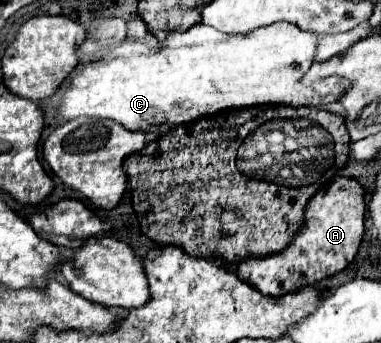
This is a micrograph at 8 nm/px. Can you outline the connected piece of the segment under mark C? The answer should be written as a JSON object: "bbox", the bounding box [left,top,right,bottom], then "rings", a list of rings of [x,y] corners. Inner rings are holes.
{"bbox":[57,23,345,135],"rings":[[[273,23],[257,29],[249,35],[229,35],[221,33],[209,25],[195,25],[185,33],[173,31],[163,41],[163,47],[149,47],[143,41],[123,41],[115,47],[115,55],[109,55],[87,67],[73,71],[73,83],[67,85],[65,97],[59,105],[57,117],[61,121],[71,121],[75,117],[99,117],[113,119],[131,131],[165,135],[173,127],[199,121],[203,117],[215,115],[225,109],[239,109],[251,105],[319,105],[335,103],[345,93],[345,79],[329,77],[313,85],[303,85],[301,79],[315,61],[317,33],[301,31],[295,23]]]}

